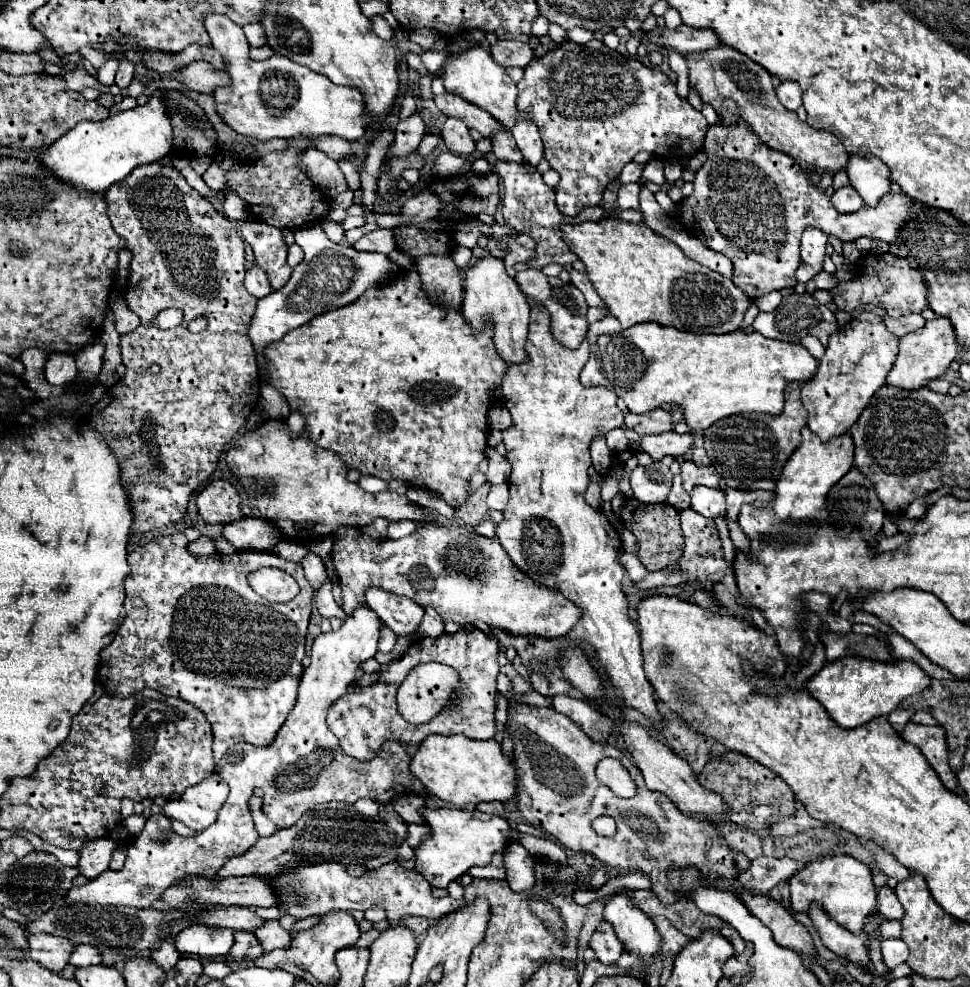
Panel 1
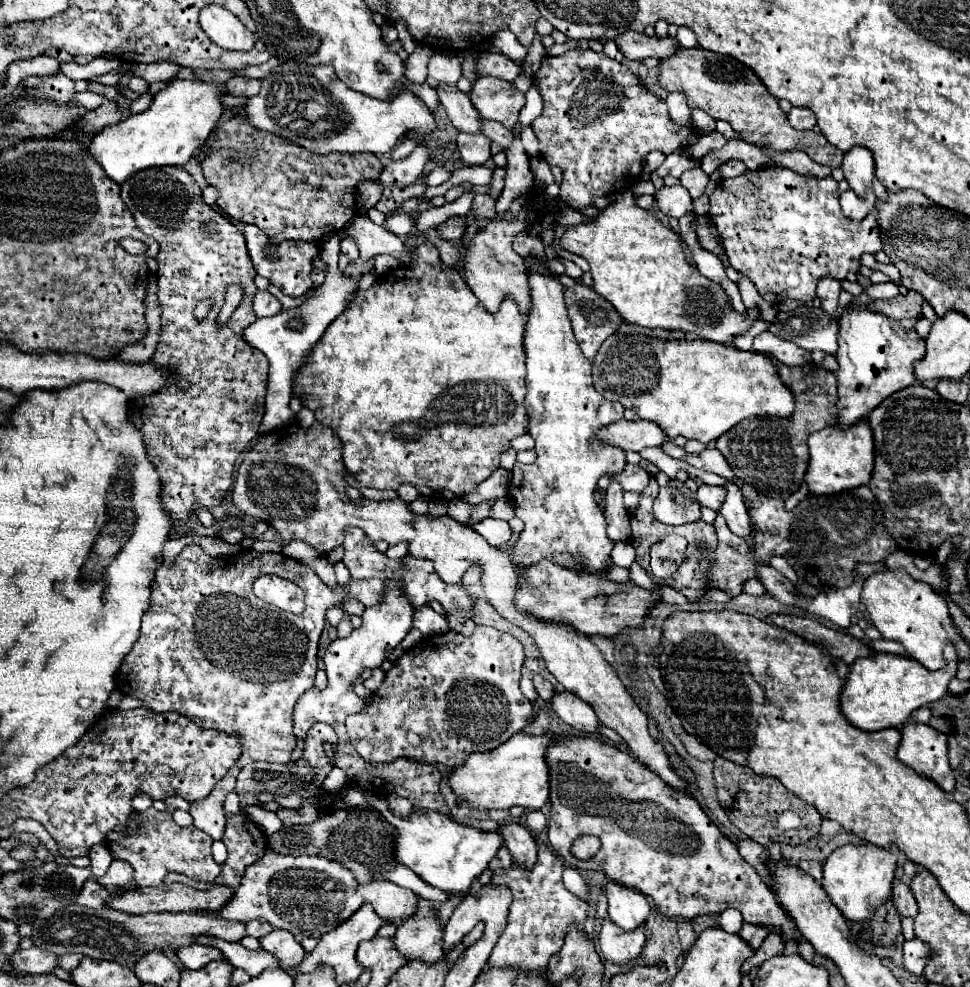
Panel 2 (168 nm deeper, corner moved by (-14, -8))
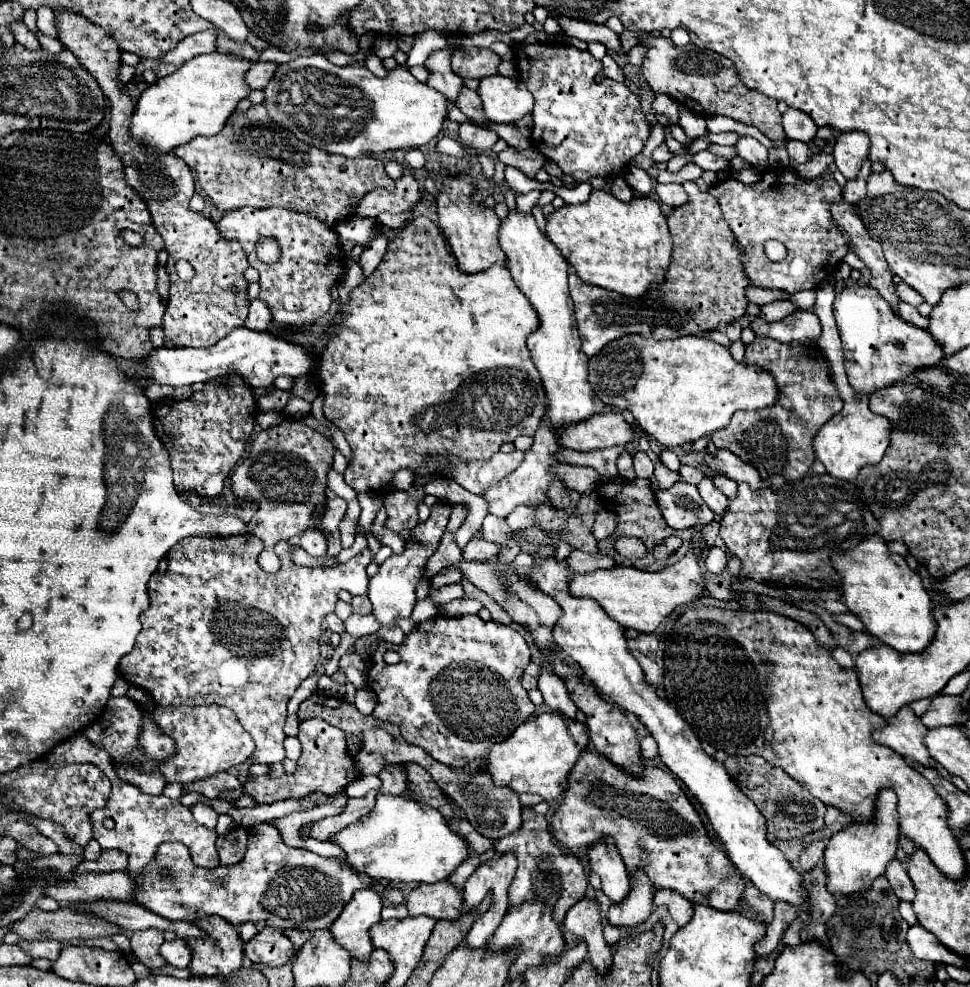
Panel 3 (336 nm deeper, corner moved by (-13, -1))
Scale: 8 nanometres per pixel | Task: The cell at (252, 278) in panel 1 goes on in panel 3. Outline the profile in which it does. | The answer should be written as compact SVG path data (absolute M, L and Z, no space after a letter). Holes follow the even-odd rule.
M255 299L249 307L249 317L245 321L247 329L255 329L255 331L267 331L271 325L271 311L267 311L267 305L259 299Z

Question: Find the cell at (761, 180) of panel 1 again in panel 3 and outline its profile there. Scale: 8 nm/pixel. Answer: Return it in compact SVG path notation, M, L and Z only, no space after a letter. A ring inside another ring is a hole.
M769 171L753 185L743 185L733 179L717 181L709 193L719 201L723 217L743 249L745 271L757 287L783 289L791 295L803 289L815 289L835 271L835 265L849 251L829 211L831 201L835 203L841 197L841 187L833 175L827 175L823 187L817 187L817 179L803 183L789 171ZM769 239L777 239L787 247L783 261L773 263L765 257L763 243Z

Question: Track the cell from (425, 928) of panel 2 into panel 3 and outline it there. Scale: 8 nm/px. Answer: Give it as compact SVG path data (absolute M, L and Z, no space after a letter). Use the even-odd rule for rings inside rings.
M447 879L435 885L419 885L405 901L409 915L429 915L437 919L459 919L463 915L463 895Z

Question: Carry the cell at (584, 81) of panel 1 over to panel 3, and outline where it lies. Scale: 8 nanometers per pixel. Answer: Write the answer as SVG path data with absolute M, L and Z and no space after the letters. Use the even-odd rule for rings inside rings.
M517 43L513 45L513 61L519 79L535 97L533 107L533 147L543 153L549 161L557 163L565 175L571 175L577 183L593 177L609 177L613 169L625 169L649 139L649 123L639 107L639 99L631 93L625 83L617 83L603 75L601 61L589 51L579 51L571 45L559 43Z

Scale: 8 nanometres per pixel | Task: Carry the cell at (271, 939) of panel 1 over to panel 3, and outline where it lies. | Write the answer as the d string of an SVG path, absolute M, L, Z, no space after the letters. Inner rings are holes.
M265 927L249 943L245 943L243 953L249 961L263 963L269 967L285 965L289 959L295 957L291 941L287 941L287 937L273 927Z

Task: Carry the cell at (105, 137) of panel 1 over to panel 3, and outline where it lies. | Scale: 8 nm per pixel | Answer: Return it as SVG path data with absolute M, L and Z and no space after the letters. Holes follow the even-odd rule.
M219 51L193 57L175 73L157 79L141 93L131 117L131 135L143 145L151 145L157 153L169 153L197 135L217 135L237 103L251 93L251 87L245 83L249 67L251 63L247 59Z

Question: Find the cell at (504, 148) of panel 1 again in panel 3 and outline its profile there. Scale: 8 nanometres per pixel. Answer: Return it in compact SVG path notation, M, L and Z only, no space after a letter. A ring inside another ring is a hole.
M463 87L461 93L459 93L459 97L457 97L457 101L455 101L455 105L457 105L467 117L471 117L479 127L483 127L483 123L485 123L485 113L483 113L479 101L481 101L481 99L479 99L477 91L471 91L471 89Z

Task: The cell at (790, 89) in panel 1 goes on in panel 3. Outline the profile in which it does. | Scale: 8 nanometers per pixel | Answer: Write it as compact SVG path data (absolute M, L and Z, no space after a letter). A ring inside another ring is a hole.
M787 109L783 113L783 129L787 133L787 139L795 139L803 143L813 141L817 133L817 125L813 123L813 119L799 109Z

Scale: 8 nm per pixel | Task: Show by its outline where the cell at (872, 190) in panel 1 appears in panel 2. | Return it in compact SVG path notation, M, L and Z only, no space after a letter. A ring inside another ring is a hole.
M856 146L850 152L846 152L842 170L844 170L844 178L848 180L850 188L858 196L864 196L864 192L868 192L868 188L872 188L872 182L876 180L874 156L872 152L868 152L868 148Z

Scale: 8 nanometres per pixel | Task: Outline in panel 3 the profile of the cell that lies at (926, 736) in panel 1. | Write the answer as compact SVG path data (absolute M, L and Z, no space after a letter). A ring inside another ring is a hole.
M903 705L895 717L887 719L887 725L875 731L875 741L891 747L895 753L905 757L907 761L917 761L921 765L931 765L931 757L923 747L923 737L927 727L913 713L909 705Z

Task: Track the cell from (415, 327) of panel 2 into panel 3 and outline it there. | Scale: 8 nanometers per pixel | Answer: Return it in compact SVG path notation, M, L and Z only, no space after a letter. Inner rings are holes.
M417 217L409 221L393 239L391 245L387 245L387 253L375 273L371 273L359 287L351 291L351 301L345 311L343 323L337 327L337 333L329 341L329 345L323 349L321 359L317 363L317 383L319 389L325 393L325 405L323 405L323 415L343 431L349 447L351 447L351 459L345 469L345 483L353 487L357 493L367 493L367 491L383 491L387 485L391 485L393 475L409 467L417 471L423 465L423 459L427 453L455 453L461 455L467 461L473 459L491 459L503 443L513 443L515 437L519 435L535 435L541 417L547 409L547 397L543 393L543 383L539 377L539 371L535 369L535 363L531 361L529 349L527 349L527 337L539 327L539 317L535 315L533 305L527 301L527 297L521 293L521 289L515 285L507 263L499 263L489 267L487 271L481 273L463 273L457 267L457 261L453 253L449 251L445 237L441 235L439 227L427 219L427 217Z

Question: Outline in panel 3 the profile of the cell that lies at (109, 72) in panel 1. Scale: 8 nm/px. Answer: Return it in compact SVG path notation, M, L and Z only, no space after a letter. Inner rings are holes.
M39 33L39 35L37 35L37 39L39 39L41 47L43 47L43 49L47 49L47 51L51 51L51 53L57 53L59 49L65 49L65 47L55 39L55 37L47 37L47 35Z

